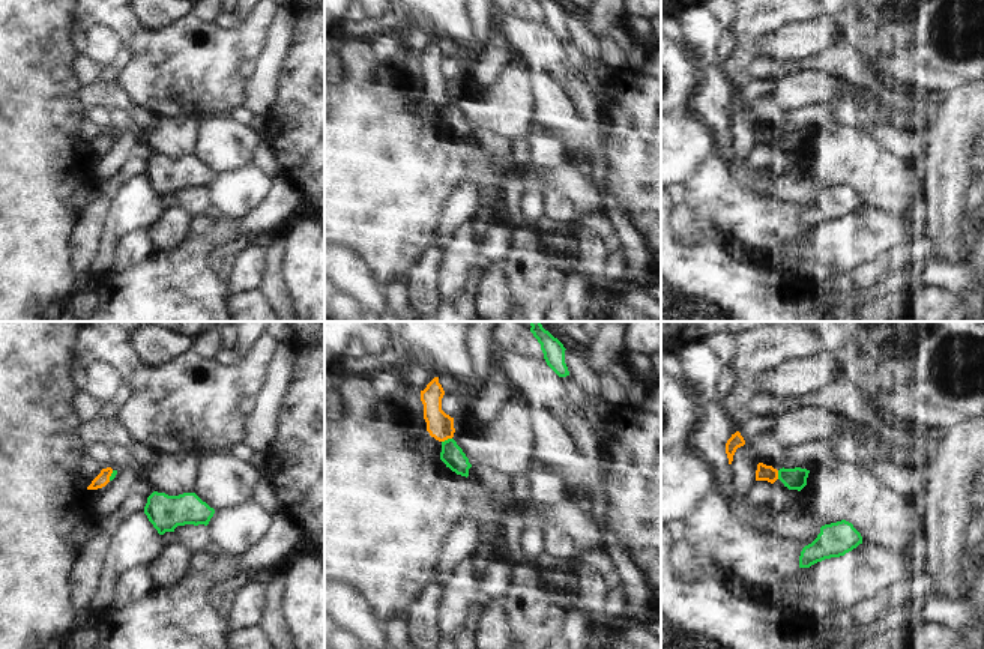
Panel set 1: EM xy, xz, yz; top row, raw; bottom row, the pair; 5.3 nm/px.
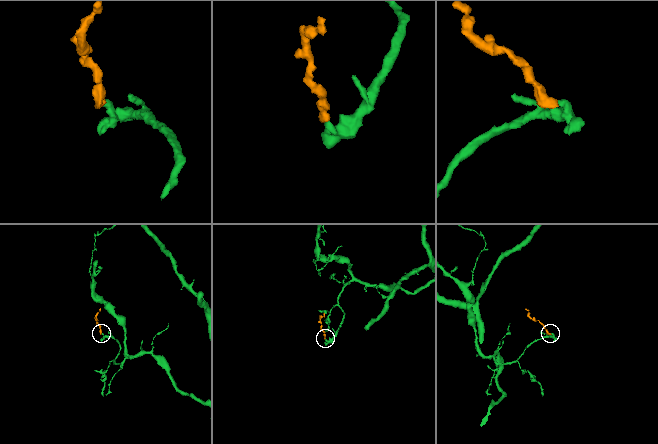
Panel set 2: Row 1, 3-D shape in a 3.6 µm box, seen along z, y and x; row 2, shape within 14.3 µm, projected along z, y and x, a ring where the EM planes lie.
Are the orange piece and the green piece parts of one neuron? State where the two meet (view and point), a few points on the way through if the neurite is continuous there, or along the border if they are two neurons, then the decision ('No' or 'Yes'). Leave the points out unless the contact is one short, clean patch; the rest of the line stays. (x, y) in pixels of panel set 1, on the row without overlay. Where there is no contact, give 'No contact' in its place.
Touches orange at xz (446, 102). Boundary: xz (451, 101), (442, 105). No.

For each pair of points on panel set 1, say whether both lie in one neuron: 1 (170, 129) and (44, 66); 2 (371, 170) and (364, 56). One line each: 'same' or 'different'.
1: different
2: same

